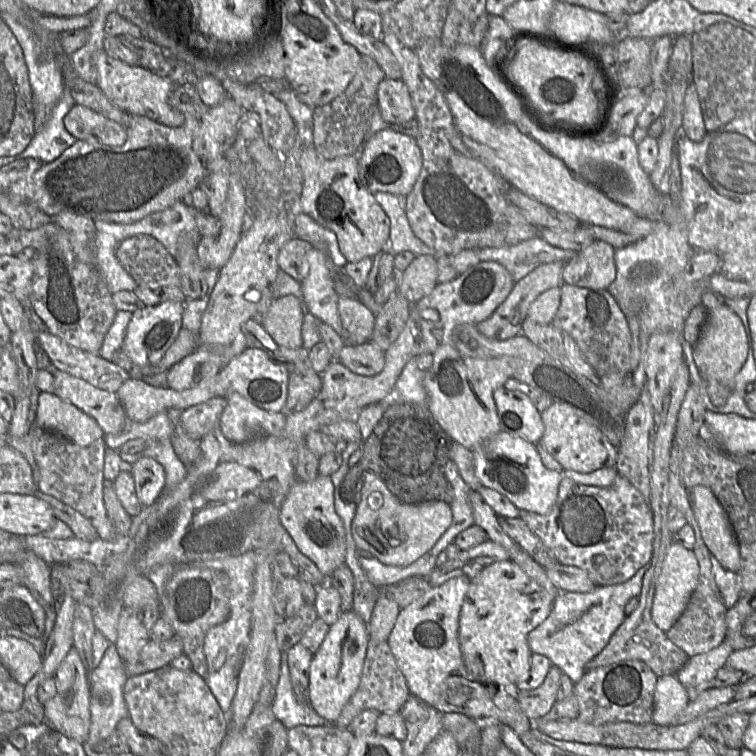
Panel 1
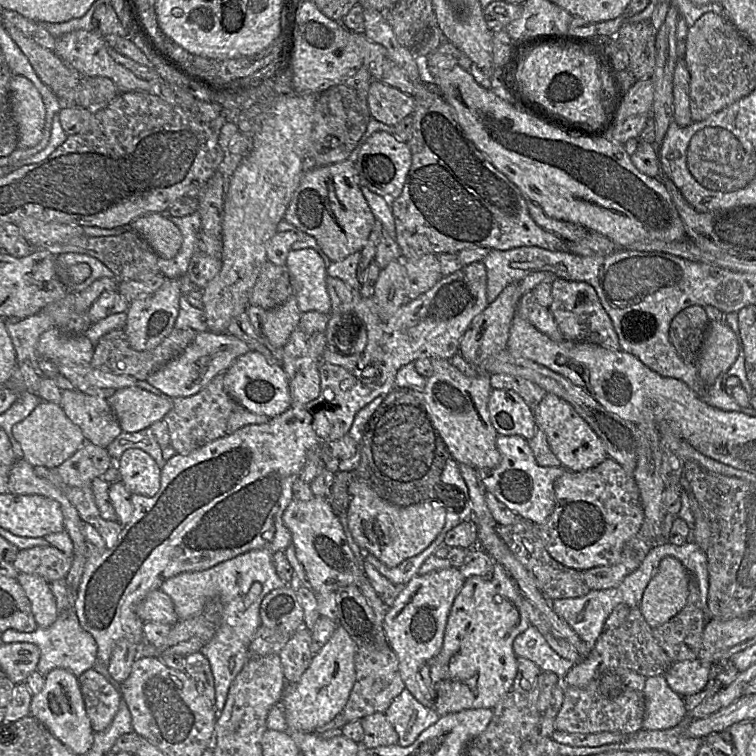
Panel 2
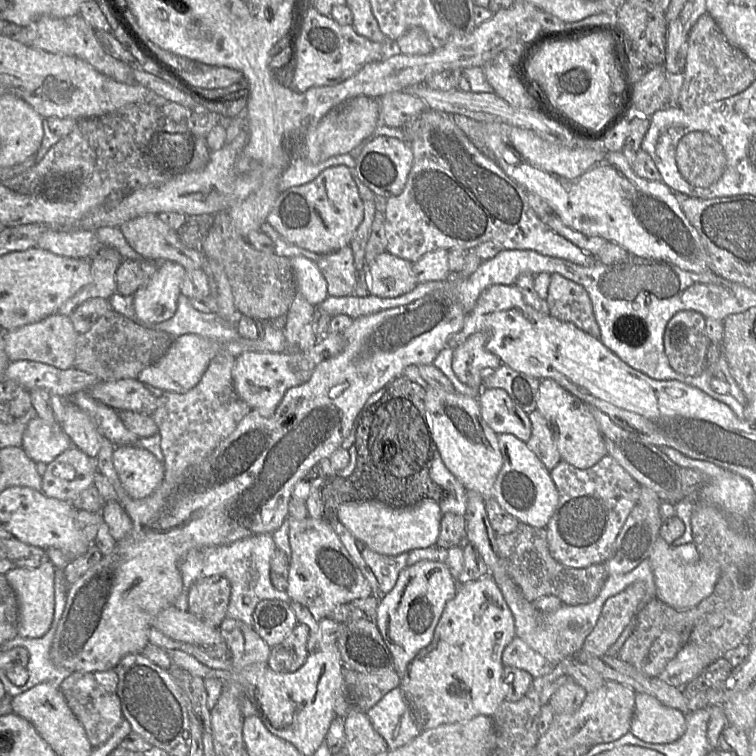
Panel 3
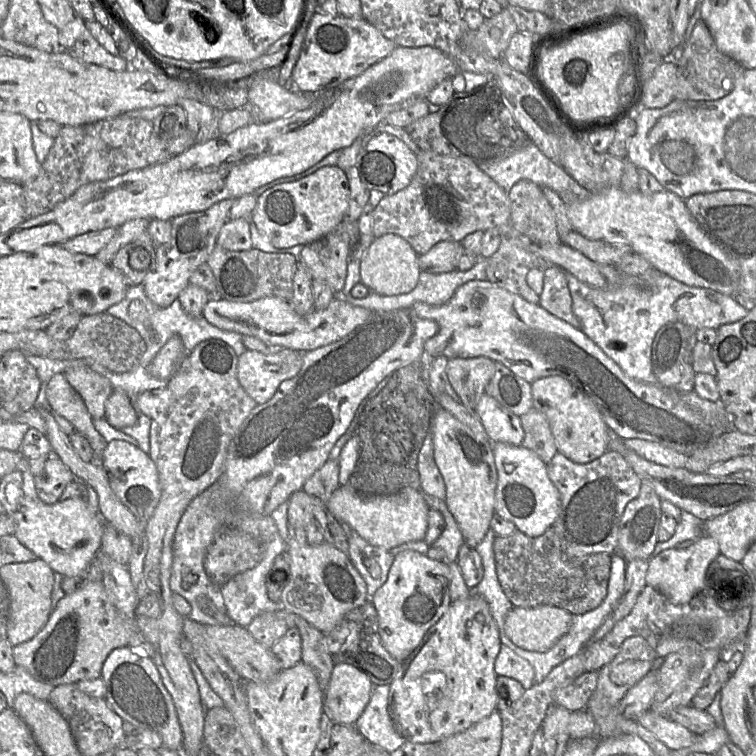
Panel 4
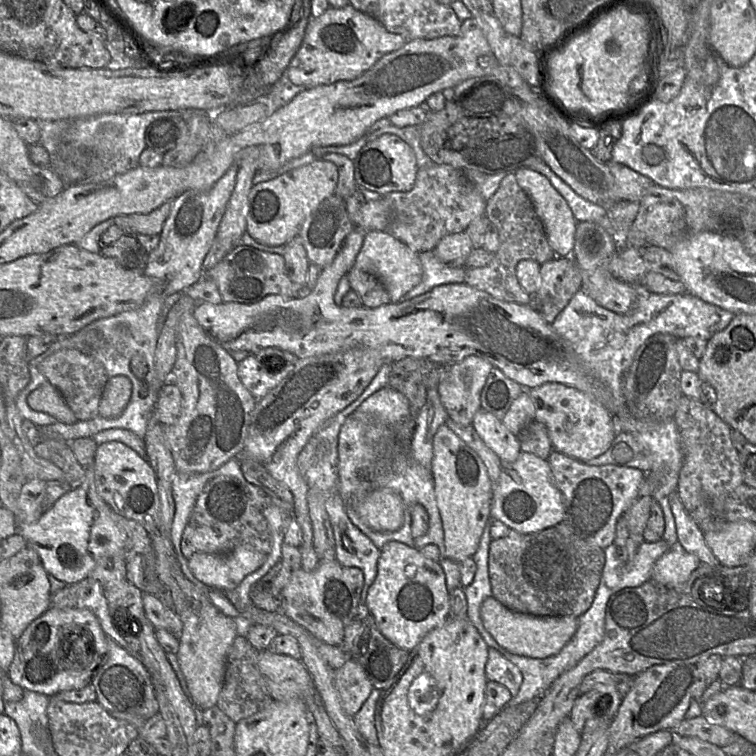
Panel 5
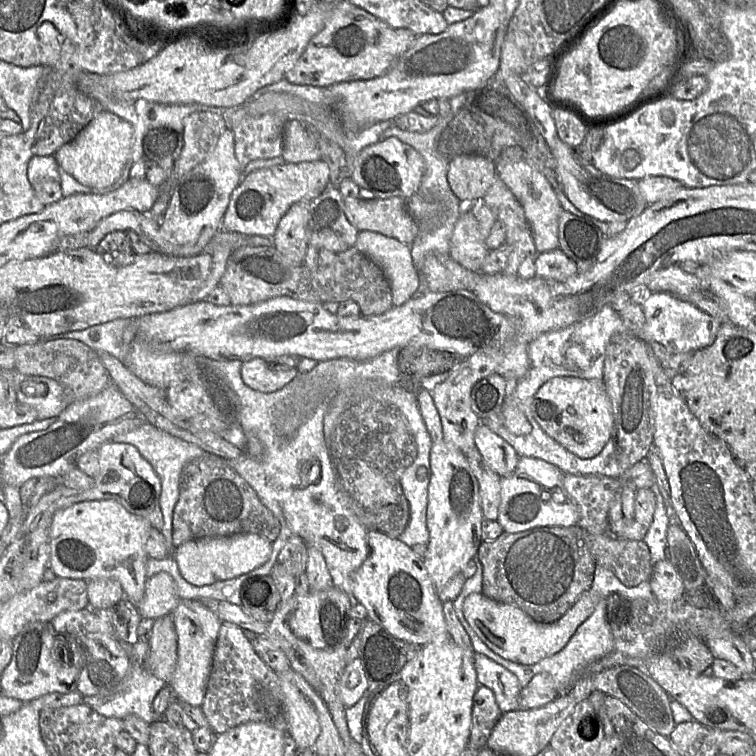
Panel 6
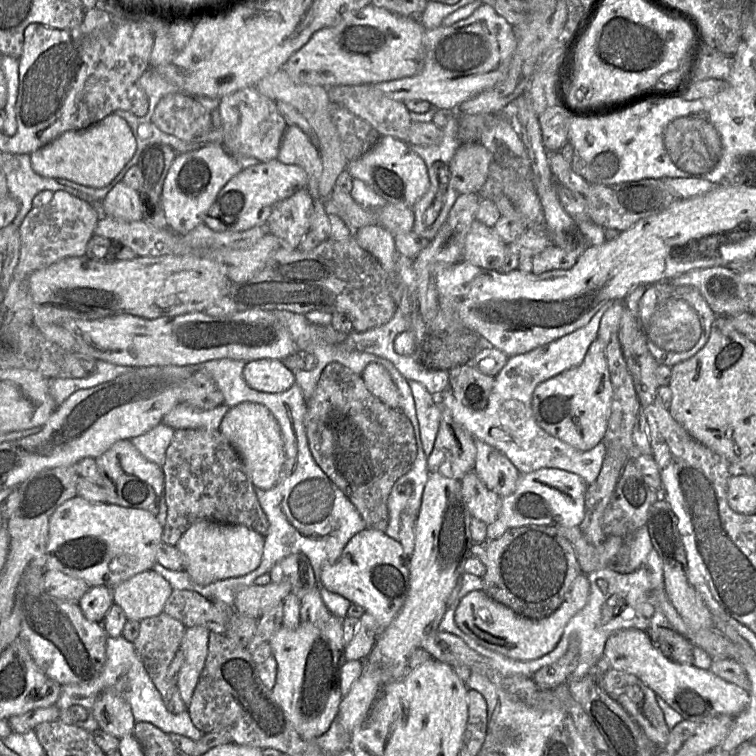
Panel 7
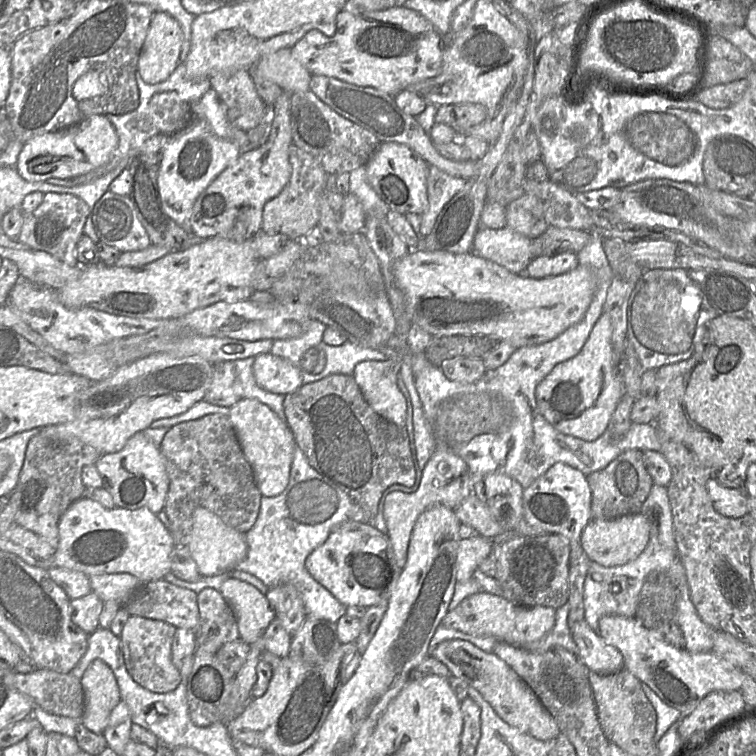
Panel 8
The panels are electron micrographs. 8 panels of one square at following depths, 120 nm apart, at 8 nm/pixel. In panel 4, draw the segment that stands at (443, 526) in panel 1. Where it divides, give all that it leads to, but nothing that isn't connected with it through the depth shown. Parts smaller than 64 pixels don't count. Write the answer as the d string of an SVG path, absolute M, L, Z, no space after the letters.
M344 485L333 491L326 505L343 525L356 531L371 545L385 550L407 542L422 541L427 532L430 508L424 494L414 488L407 487L394 494L365 498Z

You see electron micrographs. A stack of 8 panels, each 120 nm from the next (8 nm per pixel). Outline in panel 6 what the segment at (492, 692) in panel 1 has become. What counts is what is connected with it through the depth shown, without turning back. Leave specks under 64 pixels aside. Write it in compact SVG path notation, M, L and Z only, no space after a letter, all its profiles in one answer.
M375 530L367 532L367 544L369 554L351 576L351 593L357 602L366 608L367 618L391 636L410 644L424 646L450 638L444 618L443 602L427 573L423 559L397 538L391 538Z

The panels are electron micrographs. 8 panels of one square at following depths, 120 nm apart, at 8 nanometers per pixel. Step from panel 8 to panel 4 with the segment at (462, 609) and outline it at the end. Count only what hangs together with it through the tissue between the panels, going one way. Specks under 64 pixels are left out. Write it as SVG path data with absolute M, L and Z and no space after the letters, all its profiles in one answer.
M513 607L506 616L504 632L519 648L545 652L568 632L571 622L572 615L559 607Z

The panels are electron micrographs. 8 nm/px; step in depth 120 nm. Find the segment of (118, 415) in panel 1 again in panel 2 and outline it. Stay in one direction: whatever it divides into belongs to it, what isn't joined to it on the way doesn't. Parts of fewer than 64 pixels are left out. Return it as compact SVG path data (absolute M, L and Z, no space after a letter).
M75 388L62 390L61 395L61 407L80 427L87 442L107 448L121 434L121 426L107 399Z

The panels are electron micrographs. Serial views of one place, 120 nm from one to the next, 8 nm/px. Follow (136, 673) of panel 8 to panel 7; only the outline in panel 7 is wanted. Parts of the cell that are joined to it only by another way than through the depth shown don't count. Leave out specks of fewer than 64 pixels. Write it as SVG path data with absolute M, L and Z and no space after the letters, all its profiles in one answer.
M162 613L139 622L138 637L133 641L136 654L143 663L150 679L162 695L167 709L172 713L187 711L188 707L182 701L177 685L168 685L166 675L175 653L180 648L186 627L177 619Z

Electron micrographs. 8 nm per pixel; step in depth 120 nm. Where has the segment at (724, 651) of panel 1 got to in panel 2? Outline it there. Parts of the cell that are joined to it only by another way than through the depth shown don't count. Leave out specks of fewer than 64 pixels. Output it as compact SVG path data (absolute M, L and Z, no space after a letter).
M699 660L675 662L665 673L669 687L682 697L700 692L707 684L712 664Z

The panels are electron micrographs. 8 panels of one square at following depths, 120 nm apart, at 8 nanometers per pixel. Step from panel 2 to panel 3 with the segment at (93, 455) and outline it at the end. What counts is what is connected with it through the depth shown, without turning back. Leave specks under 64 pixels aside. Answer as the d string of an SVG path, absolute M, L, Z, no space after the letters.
M70 447L57 456L42 475L44 495L72 502L83 490L93 485L98 471L97 460L79 448Z

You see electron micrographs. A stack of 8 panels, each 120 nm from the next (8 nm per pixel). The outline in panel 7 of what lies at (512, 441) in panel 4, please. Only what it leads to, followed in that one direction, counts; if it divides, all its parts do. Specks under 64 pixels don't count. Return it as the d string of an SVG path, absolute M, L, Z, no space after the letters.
M475 440L476 464L474 472L486 487L501 498L512 494L520 472L514 464L494 447Z

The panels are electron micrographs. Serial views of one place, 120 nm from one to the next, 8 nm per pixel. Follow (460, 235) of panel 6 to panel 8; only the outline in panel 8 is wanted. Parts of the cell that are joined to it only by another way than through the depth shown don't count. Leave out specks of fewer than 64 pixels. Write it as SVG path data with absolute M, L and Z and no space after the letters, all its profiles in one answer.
M481 226L475 233L471 252L518 274L541 253L541 244L538 238L527 238L507 226L499 229Z

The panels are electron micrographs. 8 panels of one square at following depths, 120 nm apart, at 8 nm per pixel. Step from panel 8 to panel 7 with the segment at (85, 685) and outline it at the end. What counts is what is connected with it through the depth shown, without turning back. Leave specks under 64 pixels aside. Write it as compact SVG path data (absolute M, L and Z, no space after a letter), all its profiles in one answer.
M103 692L96 699L93 715L98 723L98 729L122 737L133 734L136 721L132 710L125 698L112 693Z

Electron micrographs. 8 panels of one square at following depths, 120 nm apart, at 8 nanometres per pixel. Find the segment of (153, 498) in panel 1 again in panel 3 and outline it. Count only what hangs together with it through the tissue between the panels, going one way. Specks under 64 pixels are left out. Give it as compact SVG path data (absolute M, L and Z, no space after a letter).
M115 445L112 457L121 485L134 499L152 495L164 479L162 461L139 445Z

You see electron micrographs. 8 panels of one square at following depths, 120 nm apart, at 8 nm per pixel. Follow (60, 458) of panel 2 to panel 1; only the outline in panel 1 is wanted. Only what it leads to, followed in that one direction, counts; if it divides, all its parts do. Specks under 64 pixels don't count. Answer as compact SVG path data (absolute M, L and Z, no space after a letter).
M54 393L39 394L35 424L59 433L82 447L105 437L94 418Z

